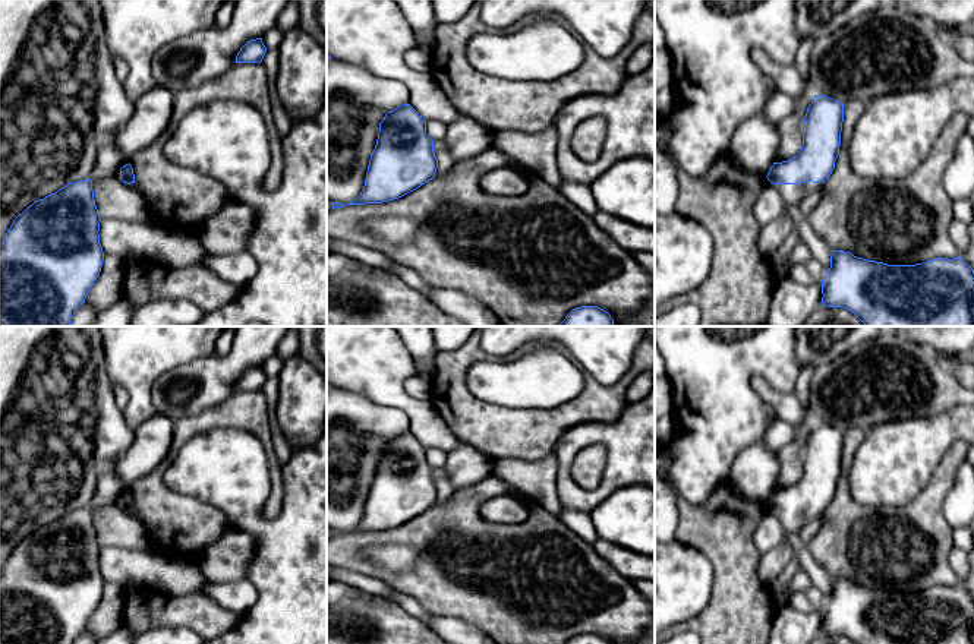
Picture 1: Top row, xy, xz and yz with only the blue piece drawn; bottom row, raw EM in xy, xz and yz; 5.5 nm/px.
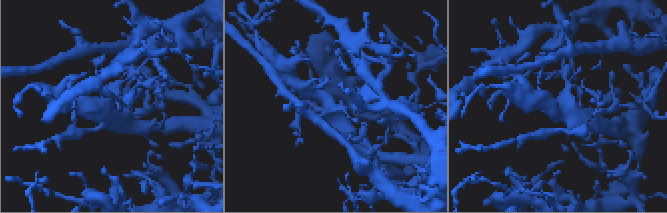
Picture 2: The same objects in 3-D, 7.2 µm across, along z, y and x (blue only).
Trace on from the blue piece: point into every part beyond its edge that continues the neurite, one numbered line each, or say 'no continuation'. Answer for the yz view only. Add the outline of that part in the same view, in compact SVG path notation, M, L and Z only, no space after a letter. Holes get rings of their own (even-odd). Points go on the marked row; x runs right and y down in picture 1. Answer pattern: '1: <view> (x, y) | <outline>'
1: yz (804, 189) | M806 181L801 184L773 184L773 186L785 198L795 198L797 201L800 201L808 196L814 189L823 186L823 183L822 181L819 183Z

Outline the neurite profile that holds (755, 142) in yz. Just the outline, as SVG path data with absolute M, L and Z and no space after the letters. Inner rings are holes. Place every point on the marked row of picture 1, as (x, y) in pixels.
M757 113L737 126L728 151L740 168L767 176L779 139L779 124Z

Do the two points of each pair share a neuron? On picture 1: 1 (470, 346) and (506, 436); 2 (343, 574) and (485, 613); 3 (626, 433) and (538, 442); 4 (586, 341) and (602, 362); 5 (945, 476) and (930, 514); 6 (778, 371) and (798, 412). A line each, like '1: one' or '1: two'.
1: one
2: two
3: two
4: one
5: one
6: two

